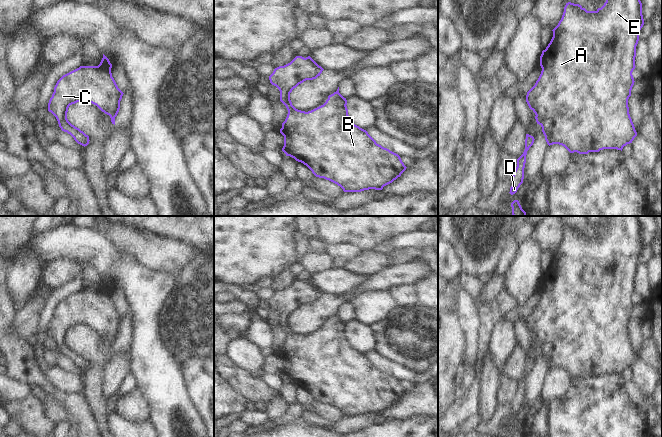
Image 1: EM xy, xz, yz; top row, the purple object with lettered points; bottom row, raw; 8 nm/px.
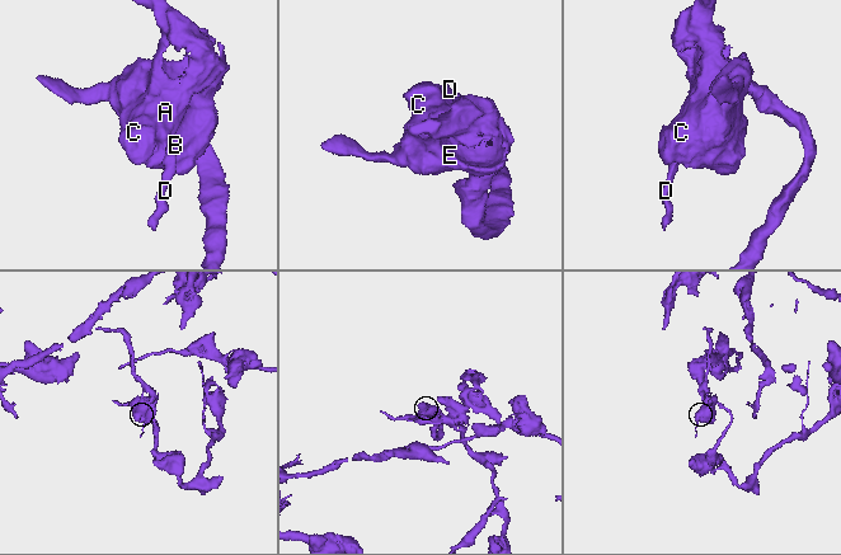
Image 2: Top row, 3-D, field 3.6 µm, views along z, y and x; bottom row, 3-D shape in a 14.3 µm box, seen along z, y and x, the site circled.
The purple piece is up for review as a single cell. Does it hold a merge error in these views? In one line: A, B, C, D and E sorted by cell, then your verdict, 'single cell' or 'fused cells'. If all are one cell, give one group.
groups A B C E / D; fused cells

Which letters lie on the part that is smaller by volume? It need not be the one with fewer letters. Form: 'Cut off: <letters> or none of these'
Cut off: D.

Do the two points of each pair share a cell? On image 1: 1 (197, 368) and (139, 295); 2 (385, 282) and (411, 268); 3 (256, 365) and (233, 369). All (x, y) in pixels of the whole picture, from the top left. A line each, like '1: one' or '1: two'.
1: two
2: one
3: two

